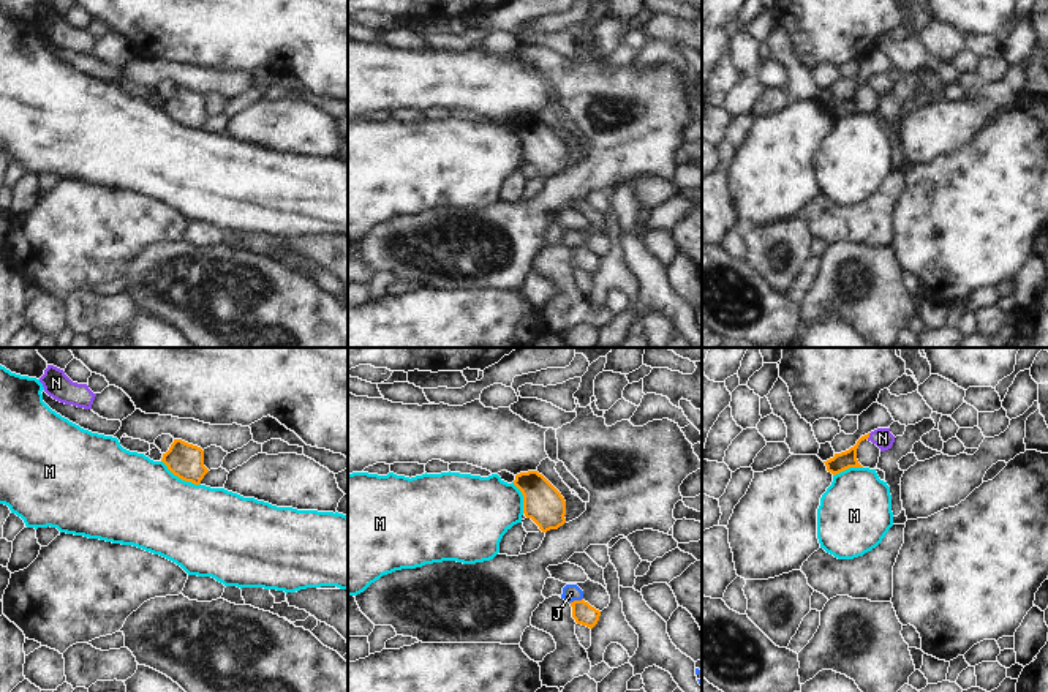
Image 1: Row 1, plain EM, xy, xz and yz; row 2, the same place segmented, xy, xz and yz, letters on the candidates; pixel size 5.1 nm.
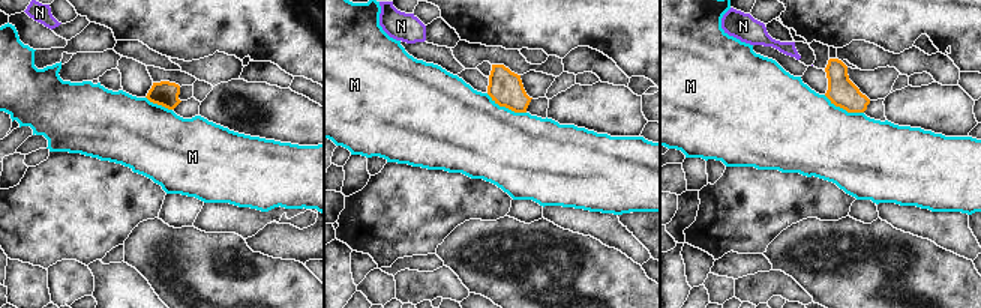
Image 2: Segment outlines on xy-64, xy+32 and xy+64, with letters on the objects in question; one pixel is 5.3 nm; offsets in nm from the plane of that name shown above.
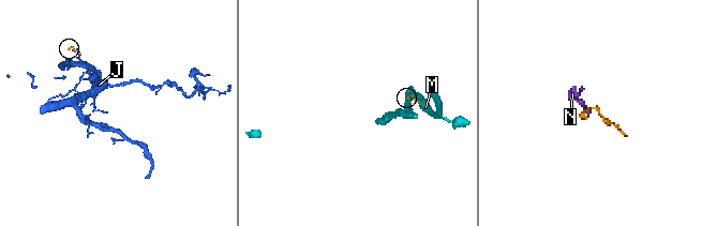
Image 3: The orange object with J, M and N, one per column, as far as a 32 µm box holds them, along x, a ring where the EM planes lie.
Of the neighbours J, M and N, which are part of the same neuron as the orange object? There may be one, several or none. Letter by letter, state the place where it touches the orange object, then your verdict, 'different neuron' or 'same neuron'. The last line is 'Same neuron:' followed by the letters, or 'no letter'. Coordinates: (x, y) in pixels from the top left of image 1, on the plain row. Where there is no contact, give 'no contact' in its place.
J: meets orange in xz at (576, 247); different neuron
M: meets orange in xy at (180, 124); different neuron
N: meets orange in yz at (868, 82); different neuron
Same neuron: no letter

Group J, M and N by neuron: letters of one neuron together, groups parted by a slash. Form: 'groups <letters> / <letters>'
groups J / M / N

